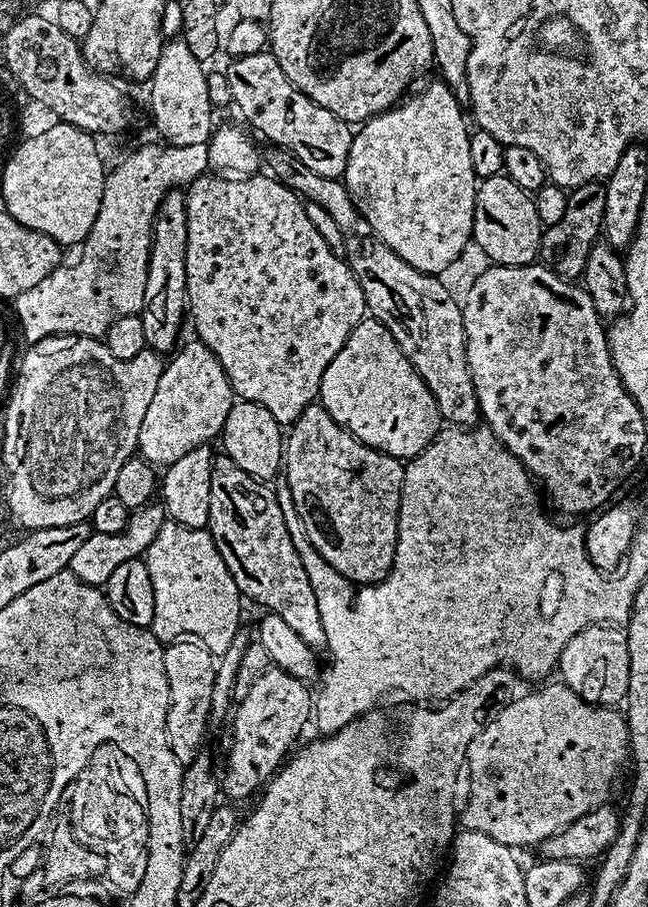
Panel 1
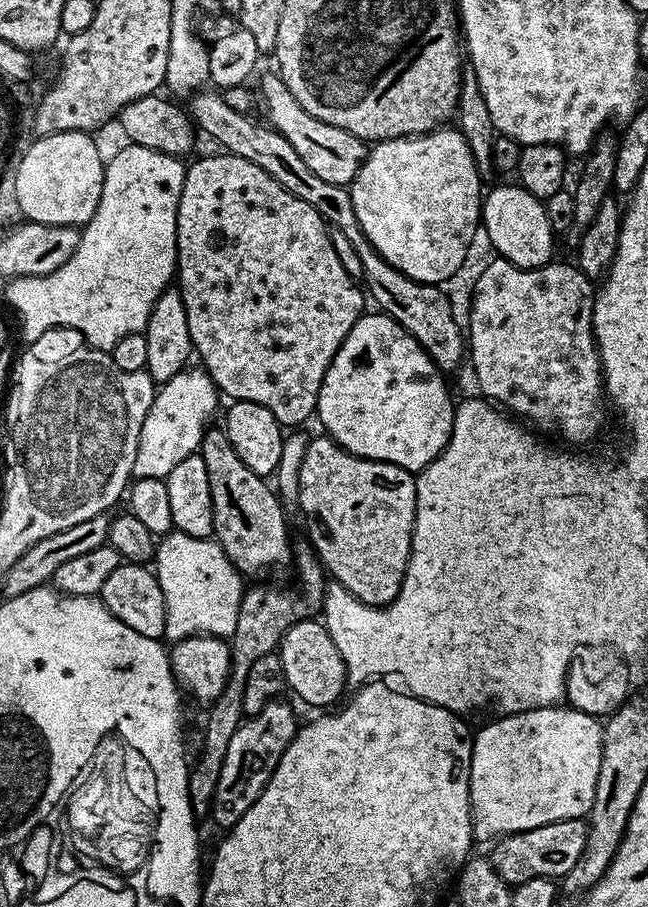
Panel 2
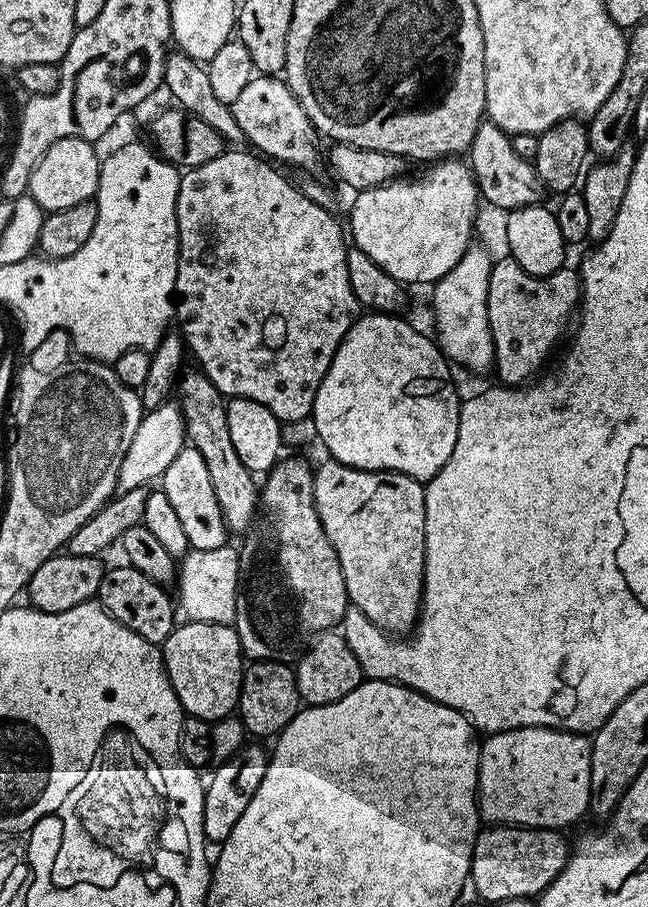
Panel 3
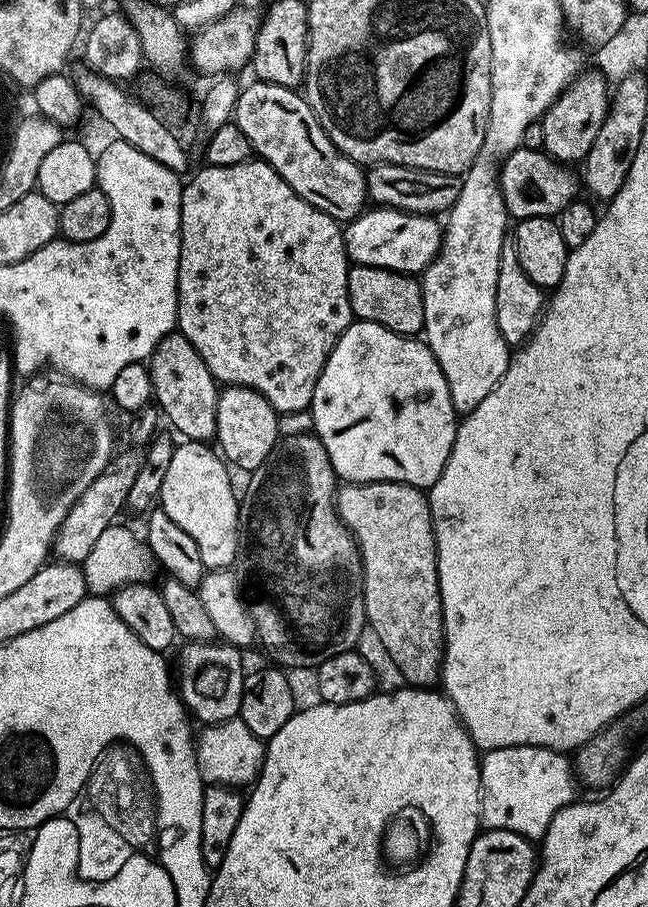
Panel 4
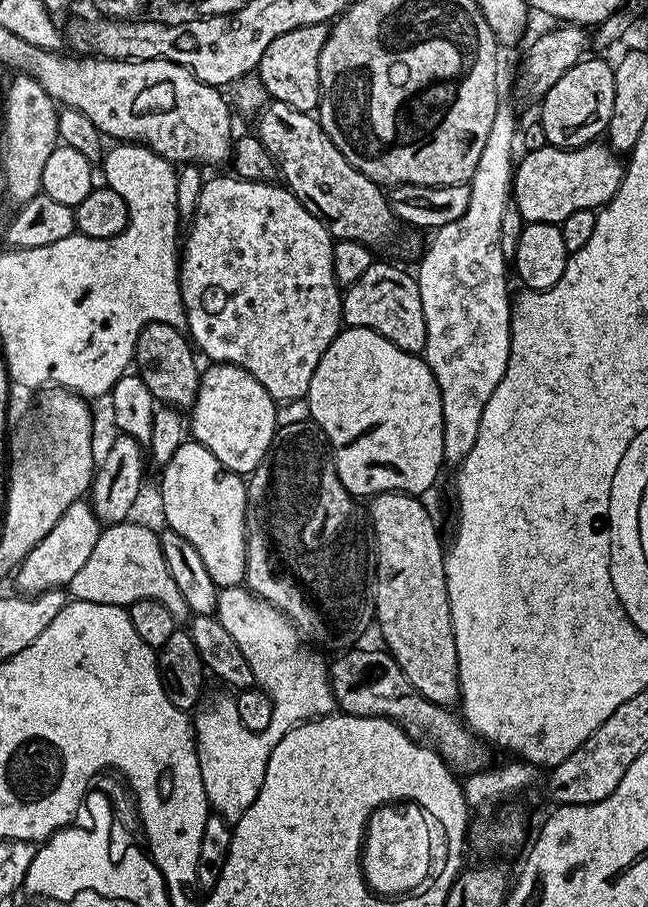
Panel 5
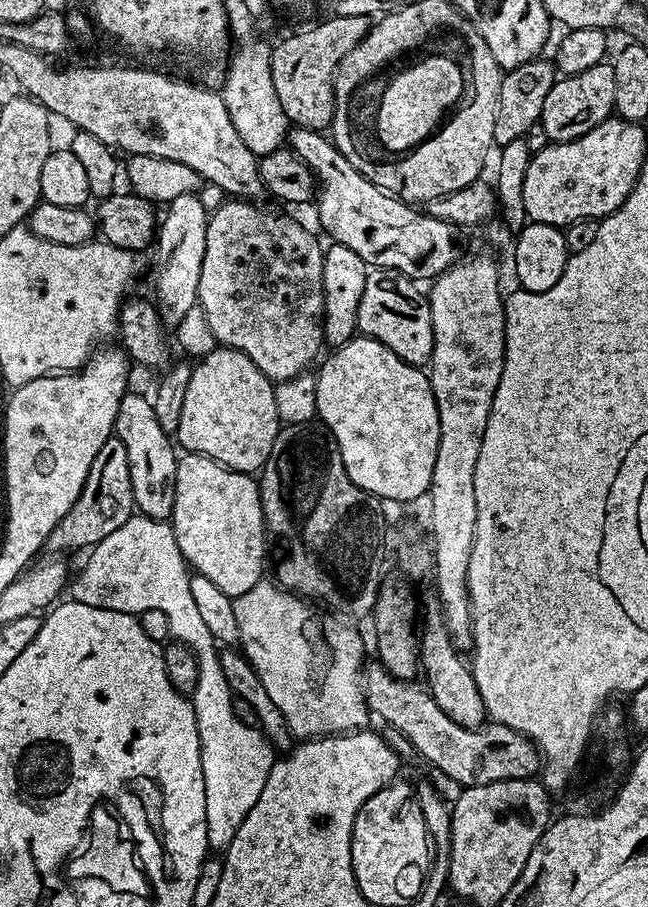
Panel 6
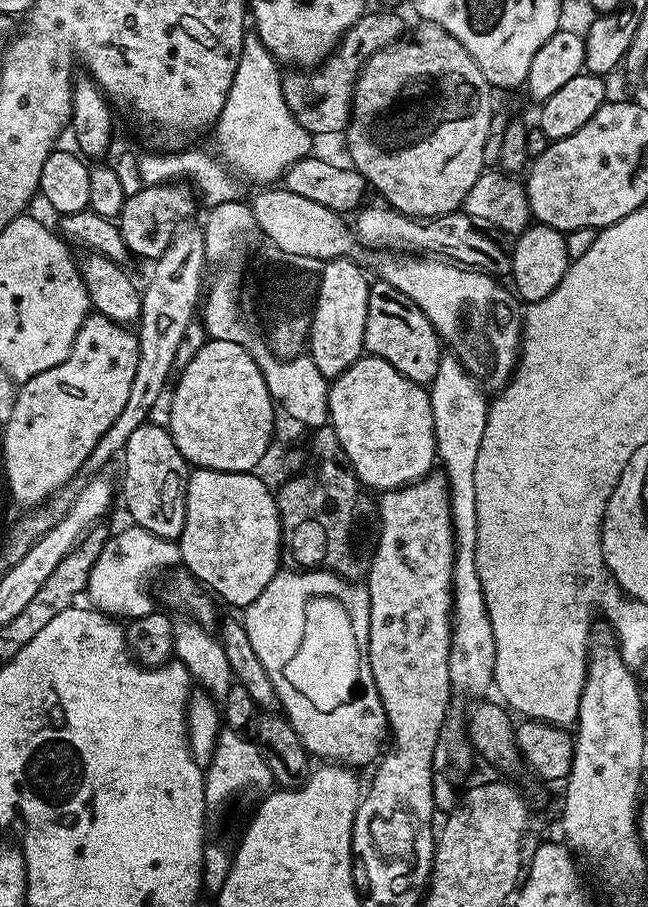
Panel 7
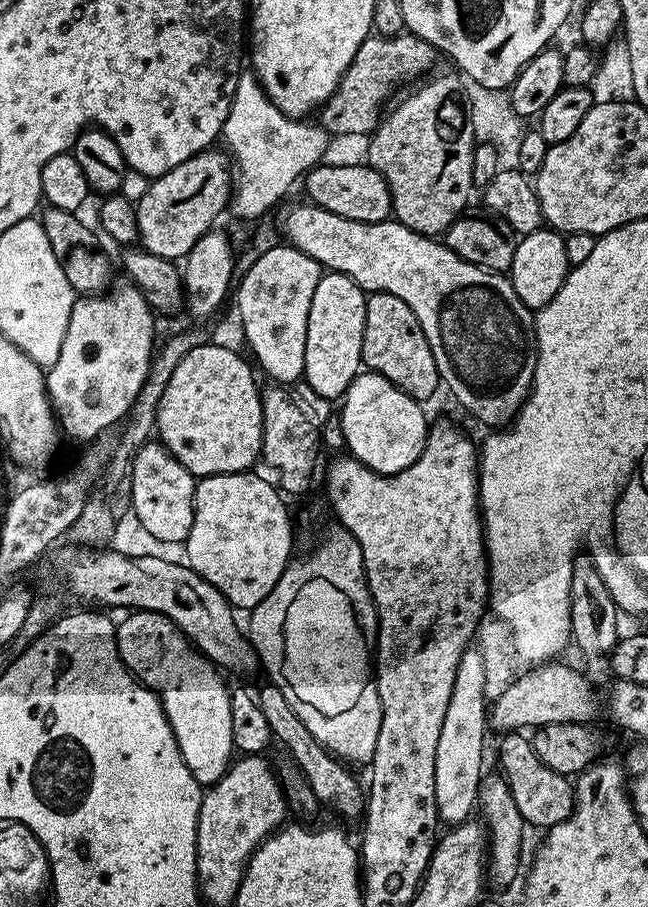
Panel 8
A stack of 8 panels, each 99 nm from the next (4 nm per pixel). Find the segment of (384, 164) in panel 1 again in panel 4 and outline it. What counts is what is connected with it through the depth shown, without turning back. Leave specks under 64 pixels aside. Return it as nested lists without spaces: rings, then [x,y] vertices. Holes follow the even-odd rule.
[[[369,207],[342,228],[344,248],[353,265],[423,273],[440,252],[442,224],[436,216],[419,216],[397,208]]]

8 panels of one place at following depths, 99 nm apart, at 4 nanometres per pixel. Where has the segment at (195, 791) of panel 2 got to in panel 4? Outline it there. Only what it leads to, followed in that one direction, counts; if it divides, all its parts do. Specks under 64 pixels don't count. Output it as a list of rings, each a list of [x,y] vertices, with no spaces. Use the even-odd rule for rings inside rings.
[[[312,432],[306,434],[290,434],[280,436],[276,445],[266,454],[266,462],[258,466],[247,477],[248,489],[242,492],[243,504],[240,509],[240,550],[238,553],[238,584],[246,597],[246,614],[252,619],[254,636],[261,640],[270,651],[276,652],[275,663],[285,669],[309,668],[315,669],[326,658],[334,658],[334,654],[351,652],[357,647],[360,635],[366,632],[364,619],[364,561],[360,559],[360,548],[356,538],[346,525],[340,521],[336,512],[336,494],[338,477],[330,462],[330,454],[326,454],[326,446]]]

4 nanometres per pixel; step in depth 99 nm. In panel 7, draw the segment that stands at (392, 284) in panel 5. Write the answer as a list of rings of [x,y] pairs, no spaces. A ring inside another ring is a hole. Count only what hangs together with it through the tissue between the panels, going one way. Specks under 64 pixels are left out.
[[[377,279],[368,286],[368,313],[366,314],[366,330],[364,331],[365,353],[382,358],[398,370],[410,382],[428,386],[438,373],[442,357],[442,341],[434,330],[430,318],[422,314],[422,310],[402,290],[394,290],[390,282]]]

